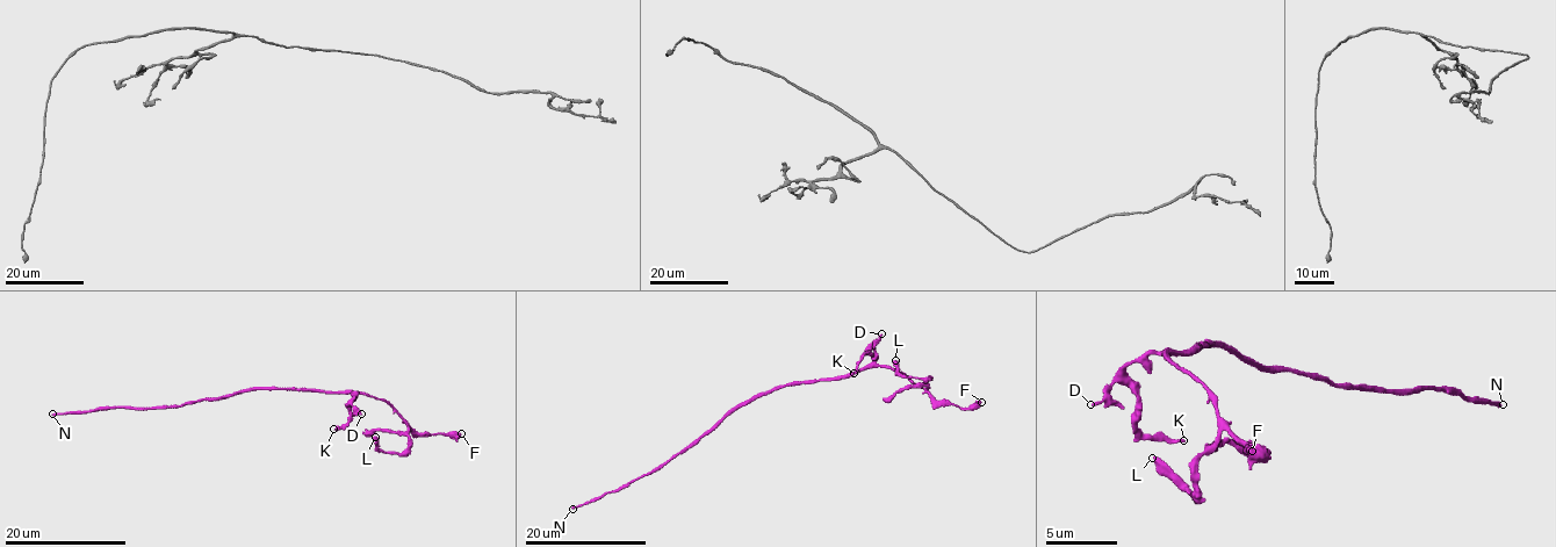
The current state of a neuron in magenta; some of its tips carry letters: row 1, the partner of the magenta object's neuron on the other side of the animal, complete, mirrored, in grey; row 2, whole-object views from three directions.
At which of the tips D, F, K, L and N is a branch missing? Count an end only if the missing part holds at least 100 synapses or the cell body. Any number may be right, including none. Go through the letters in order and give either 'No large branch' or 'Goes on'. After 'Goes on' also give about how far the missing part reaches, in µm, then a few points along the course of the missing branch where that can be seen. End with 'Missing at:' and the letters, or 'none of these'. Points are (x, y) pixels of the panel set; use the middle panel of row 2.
D: No large branch
F: No large branch
K: No large branch
L: No large branch
N: Goes on. Missing length about 200 µm
Missing at: N

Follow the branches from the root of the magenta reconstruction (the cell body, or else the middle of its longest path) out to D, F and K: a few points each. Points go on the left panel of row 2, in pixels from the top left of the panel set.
D: (257, 389), (351, 391), (352, 404), (361, 414)
F: (257, 389), (367, 393), (382, 398), (416, 432), (461, 433)
K: (257, 389), (351, 391), (353, 397), (348, 420), (333, 429)

